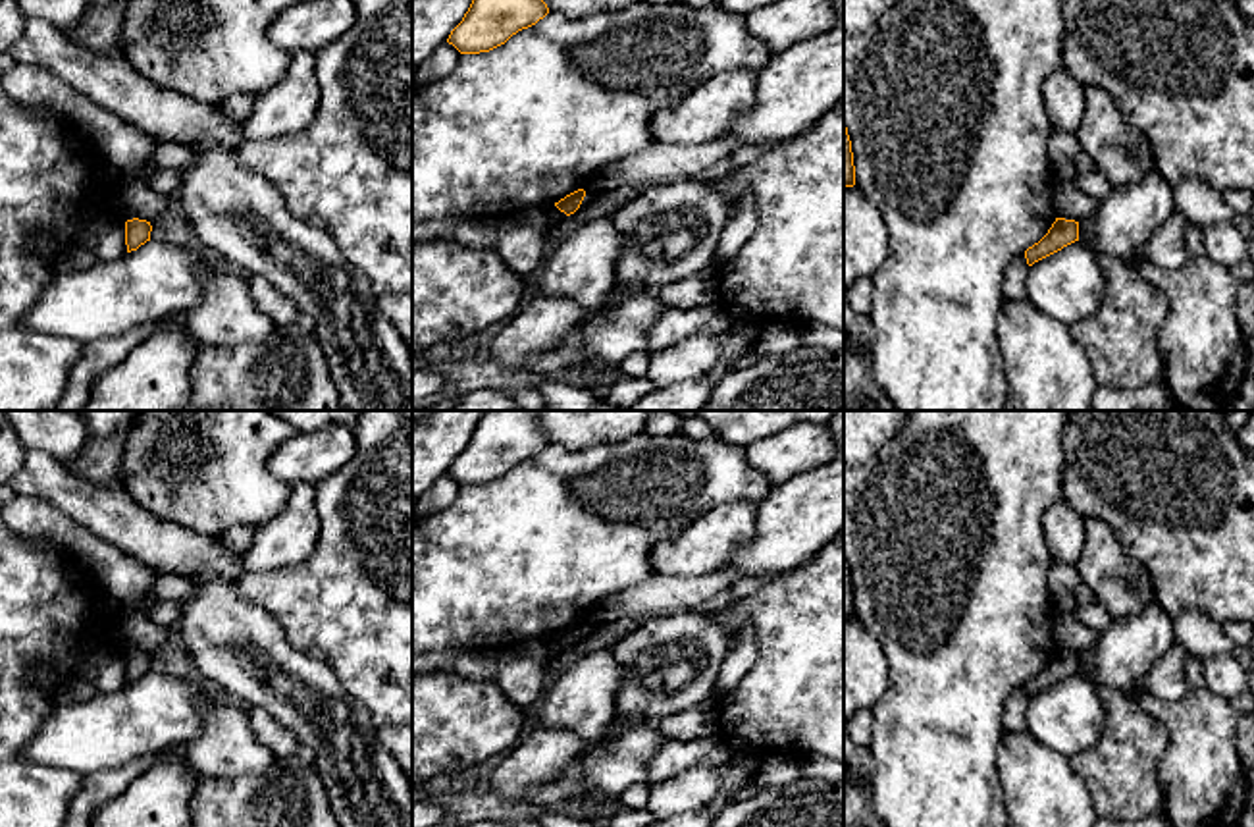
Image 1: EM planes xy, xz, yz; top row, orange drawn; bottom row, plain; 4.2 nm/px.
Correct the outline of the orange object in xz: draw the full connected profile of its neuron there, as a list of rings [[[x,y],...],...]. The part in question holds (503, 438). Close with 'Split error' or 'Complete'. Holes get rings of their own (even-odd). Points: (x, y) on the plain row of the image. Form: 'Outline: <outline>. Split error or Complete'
Outline: [[[487,411],[474,428],[462,453],[451,463],[447,474],[460,486],[489,484],[505,476],[512,467],[536,457],[549,445],[547,436],[539,428],[543,411]]]. Complete

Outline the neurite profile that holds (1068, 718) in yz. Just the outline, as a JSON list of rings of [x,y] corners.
[[[1075,673],[1029,698],[1025,723],[1040,744],[1071,760],[1096,746],[1106,711],[1096,684]]]

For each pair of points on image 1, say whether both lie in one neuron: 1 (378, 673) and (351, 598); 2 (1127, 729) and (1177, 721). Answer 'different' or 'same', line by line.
1: same
2: different

